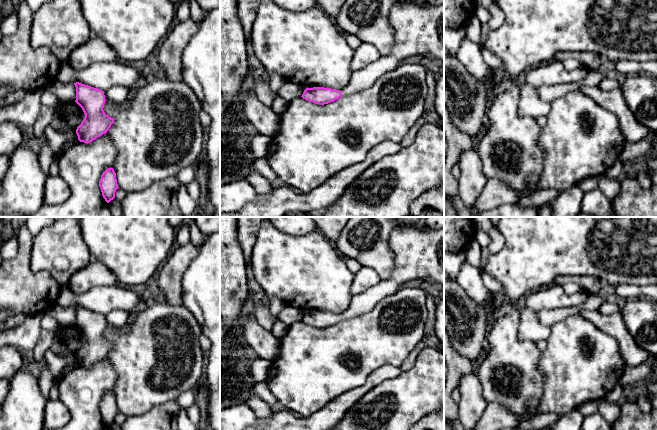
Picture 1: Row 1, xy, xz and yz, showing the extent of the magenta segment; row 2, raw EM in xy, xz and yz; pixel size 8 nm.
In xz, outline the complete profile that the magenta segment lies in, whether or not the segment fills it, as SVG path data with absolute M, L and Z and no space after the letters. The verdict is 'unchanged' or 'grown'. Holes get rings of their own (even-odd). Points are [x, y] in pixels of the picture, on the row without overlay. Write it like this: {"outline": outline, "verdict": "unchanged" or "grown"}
{"outline": "M421 222L412 226L398 226L392 231L389 244L396 258L395 270L389 279L381 280L372 288L353 296L350 306L341 314L306 312L301 321L324 329L370 311L406 282L423 280L444 286L444 227L430 229Z", "verdict": "grown"}

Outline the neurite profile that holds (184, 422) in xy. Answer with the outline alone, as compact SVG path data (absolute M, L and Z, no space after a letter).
M186 409L179 411L176 424L178 430L198 430L197 424L190 419Z

